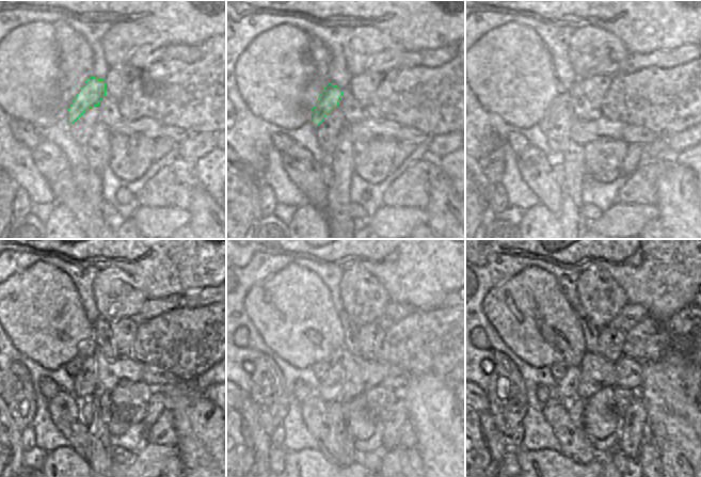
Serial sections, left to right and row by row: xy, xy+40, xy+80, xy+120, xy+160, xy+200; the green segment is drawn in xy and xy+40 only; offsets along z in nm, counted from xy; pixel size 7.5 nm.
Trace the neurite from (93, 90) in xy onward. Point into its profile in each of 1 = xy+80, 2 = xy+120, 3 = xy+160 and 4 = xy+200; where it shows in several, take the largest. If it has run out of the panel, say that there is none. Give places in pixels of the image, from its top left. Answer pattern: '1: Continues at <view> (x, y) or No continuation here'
1: Continues at xy+80 (562, 104)
2: Continues at xy+120 (89, 346)
3: Continues at xy+160 (319, 369)
4: Continues at xy+200 (558, 370).

